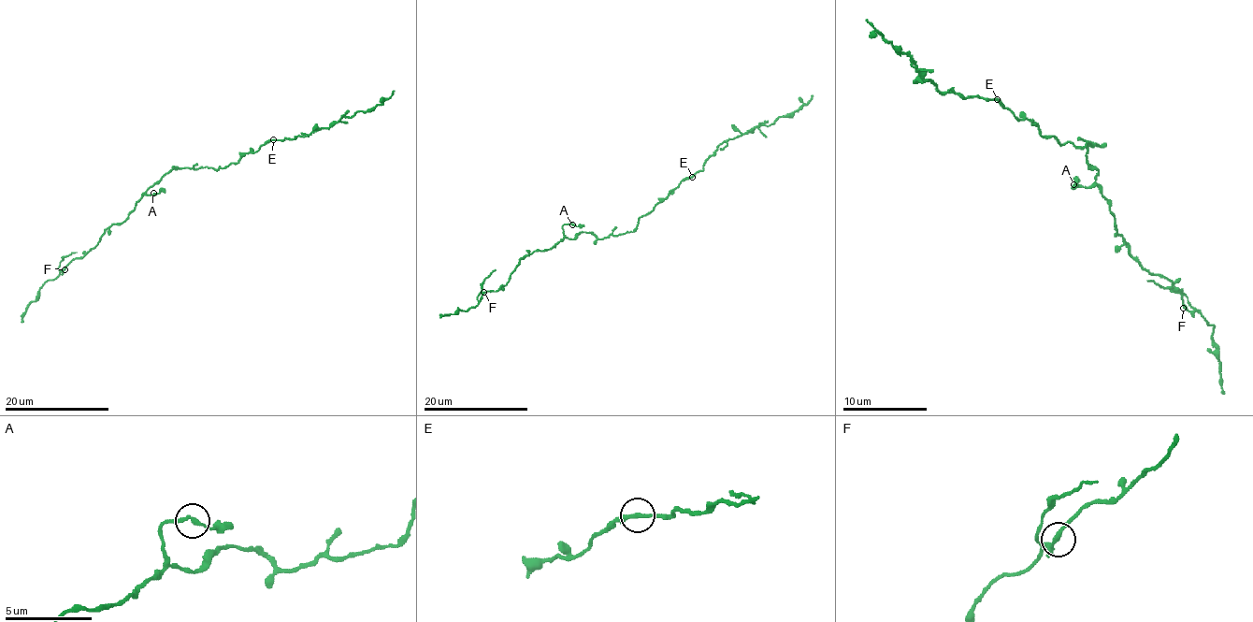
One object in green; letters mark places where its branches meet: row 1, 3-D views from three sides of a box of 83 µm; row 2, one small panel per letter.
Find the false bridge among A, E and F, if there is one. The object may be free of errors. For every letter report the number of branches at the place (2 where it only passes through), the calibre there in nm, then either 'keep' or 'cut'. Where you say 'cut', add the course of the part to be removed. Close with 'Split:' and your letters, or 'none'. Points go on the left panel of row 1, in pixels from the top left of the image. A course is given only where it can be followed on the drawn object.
A: 2 branches meet; 240 nm thick; keep
E: 2 branches meet; 240 nm thick; cut; foreign part runs (274, 139), (302, 137), (329, 127), (342, 117), (371, 110), (395, 90)
F: 2 branches meet; 220 nm thick; keep
Split: E

